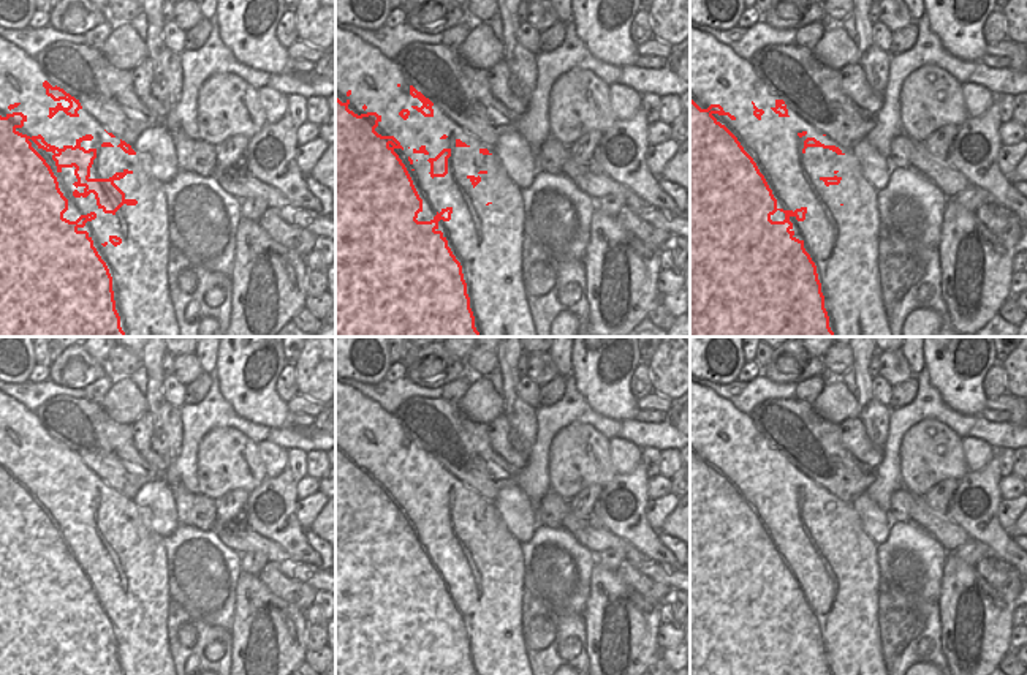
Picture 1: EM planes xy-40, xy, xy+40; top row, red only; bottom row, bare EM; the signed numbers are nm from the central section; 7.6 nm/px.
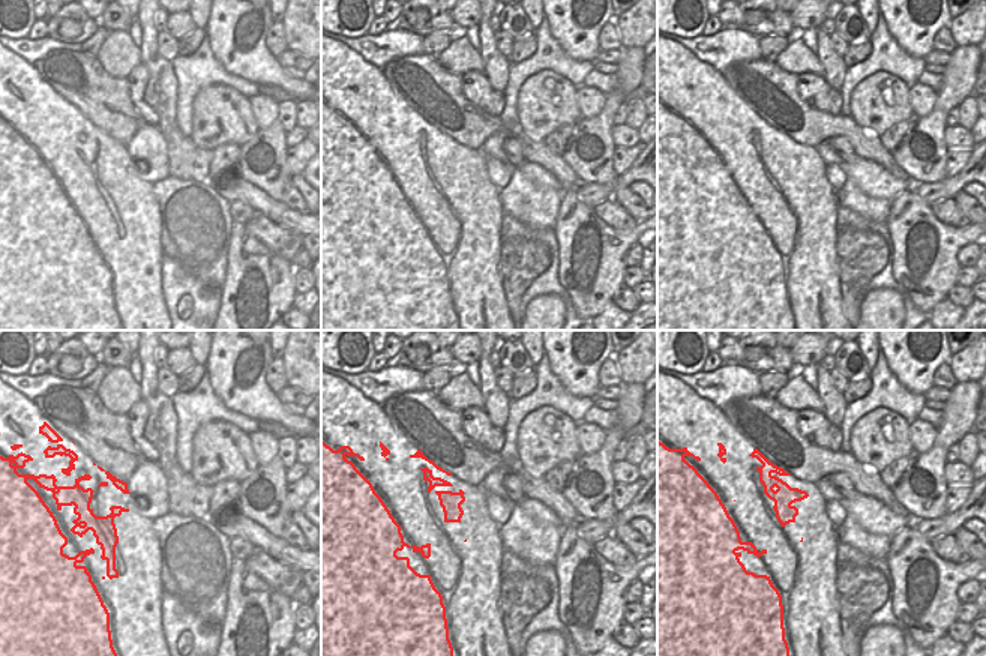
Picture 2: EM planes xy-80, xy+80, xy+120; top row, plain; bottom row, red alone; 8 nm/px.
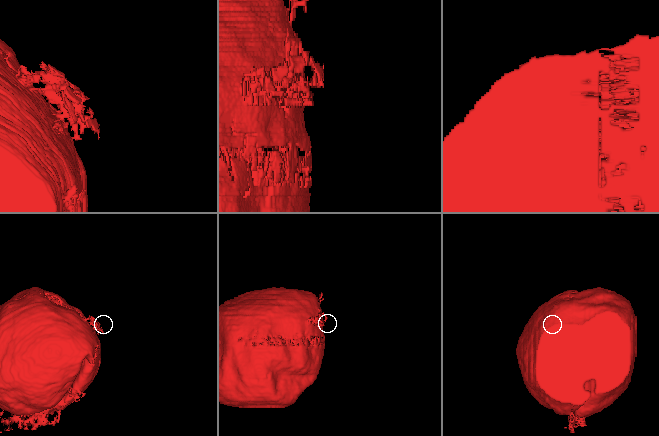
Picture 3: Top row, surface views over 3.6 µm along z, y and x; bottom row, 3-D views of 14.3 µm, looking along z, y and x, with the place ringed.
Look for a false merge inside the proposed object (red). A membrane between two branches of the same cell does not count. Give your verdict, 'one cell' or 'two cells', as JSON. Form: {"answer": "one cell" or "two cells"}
{"answer": "one cell"}

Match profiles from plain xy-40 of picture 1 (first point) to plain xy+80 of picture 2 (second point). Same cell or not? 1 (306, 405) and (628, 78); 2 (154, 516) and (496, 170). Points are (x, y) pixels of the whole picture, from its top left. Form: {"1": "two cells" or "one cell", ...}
{"1": "two cells", "2": "one cell"}

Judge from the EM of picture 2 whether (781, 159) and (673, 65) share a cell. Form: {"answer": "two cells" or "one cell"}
{"answer": "one cell"}

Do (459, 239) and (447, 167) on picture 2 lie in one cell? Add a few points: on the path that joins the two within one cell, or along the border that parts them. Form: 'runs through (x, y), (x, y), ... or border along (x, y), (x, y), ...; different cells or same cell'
runs through (447, 221), (447, 185); same cell

